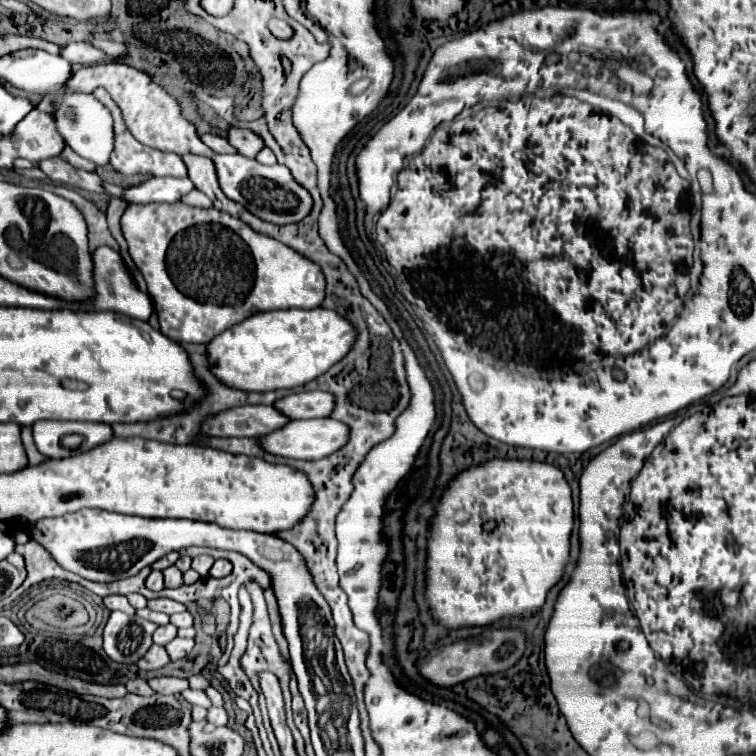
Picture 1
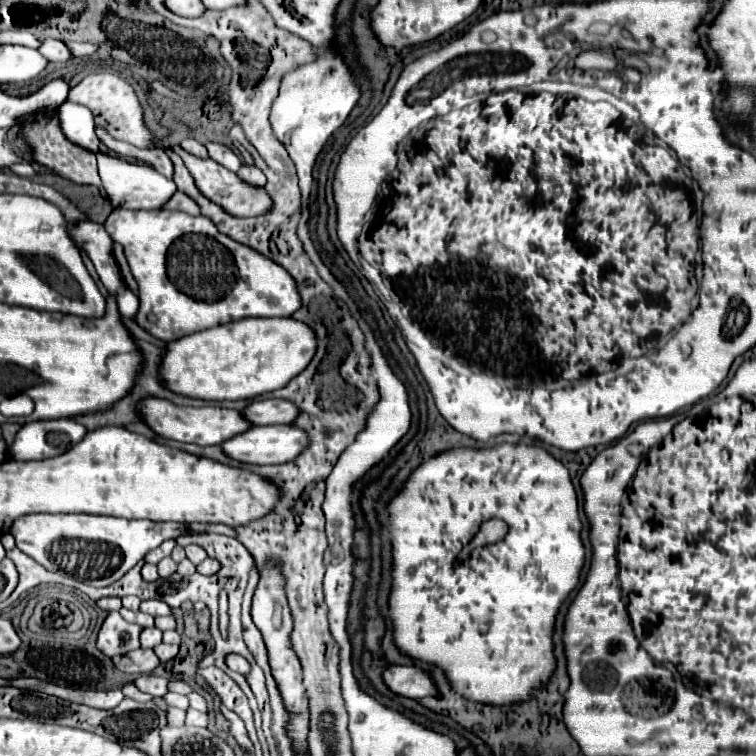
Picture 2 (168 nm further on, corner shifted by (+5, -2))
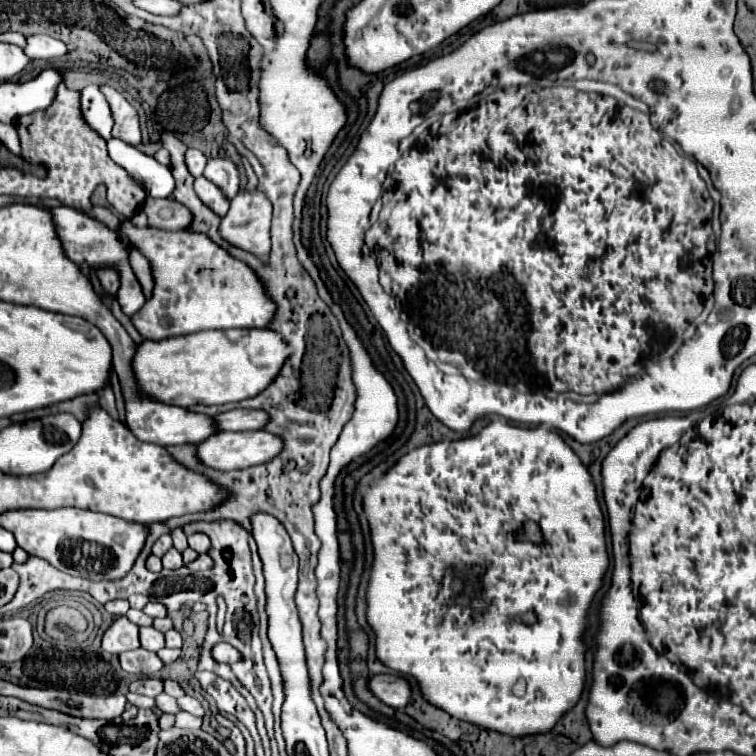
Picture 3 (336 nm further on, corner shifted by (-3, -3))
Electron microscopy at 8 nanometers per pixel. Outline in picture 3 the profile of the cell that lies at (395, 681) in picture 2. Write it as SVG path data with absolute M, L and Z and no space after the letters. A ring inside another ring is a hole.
M372 675L370 689L380 701L394 709L404 709L412 699L410 683L398 675Z

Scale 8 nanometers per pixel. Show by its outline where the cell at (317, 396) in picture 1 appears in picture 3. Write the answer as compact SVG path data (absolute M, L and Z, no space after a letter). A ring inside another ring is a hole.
M232 409L222 415L216 415L220 431L252 431L264 429L268 423L268 413L262 409Z

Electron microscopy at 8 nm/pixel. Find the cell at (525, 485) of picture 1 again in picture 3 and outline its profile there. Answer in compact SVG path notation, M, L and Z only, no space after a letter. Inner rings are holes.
M492 421L482 429L482 433L462 439L462 441L448 441L448 443L432 443L418 447L404 455L384 477L374 481L364 497L364 513L370 523L372 543L374 543L374 567L368 585L368 623L376 633L376 653L378 659L402 675L412 675L424 693L424 697L444 709L446 713L472 721L480 727L494 729L506 735L522 737L534 733L550 731L556 721L576 705L580 693L584 689L584 615L594 599L594 593L602 585L602 575L608 567L608 553L604 541L604 517L596 501L596 489L592 485L592 477L588 475L582 461L574 455L574 451L562 441L558 433L552 429L536 427L536 429L522 429L502 421ZM524 521L534 521L544 541L516 541L514 533L524 525ZM472 573L480 575L480 591L474 595L486 603L482 613L470 611L470 593L468 593L468 577Z

